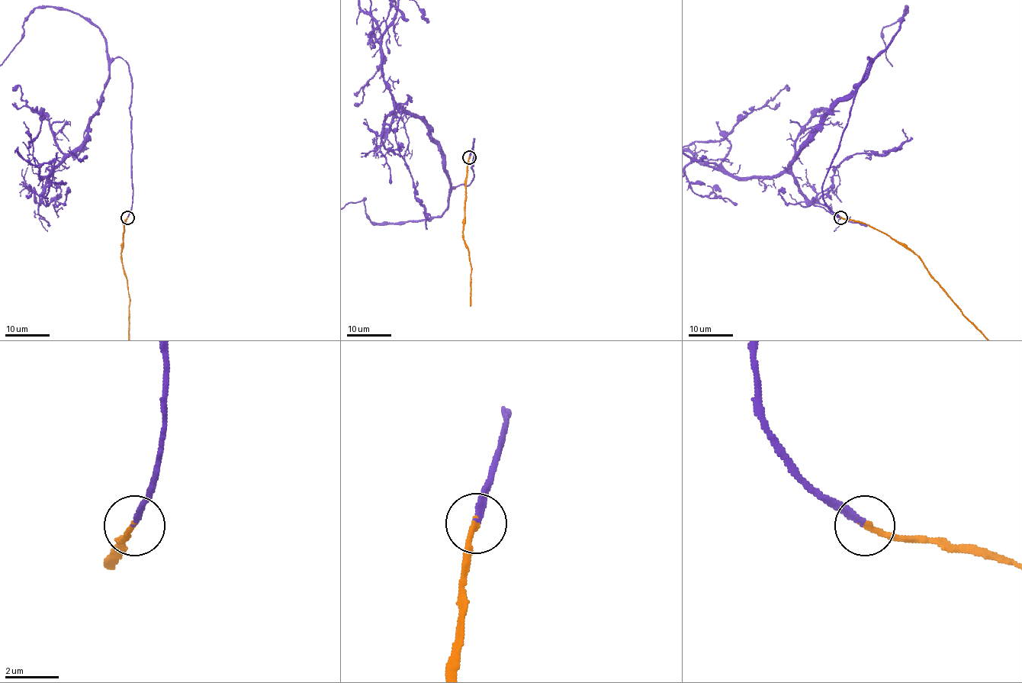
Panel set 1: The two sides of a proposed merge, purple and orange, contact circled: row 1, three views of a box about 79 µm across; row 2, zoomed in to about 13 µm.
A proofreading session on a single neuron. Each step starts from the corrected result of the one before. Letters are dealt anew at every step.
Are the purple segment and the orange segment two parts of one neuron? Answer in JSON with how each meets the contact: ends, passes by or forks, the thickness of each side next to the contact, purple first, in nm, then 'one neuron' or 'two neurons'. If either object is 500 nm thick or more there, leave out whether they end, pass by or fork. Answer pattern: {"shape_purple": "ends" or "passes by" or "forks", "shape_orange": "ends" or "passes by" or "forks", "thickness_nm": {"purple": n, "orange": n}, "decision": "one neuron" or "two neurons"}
{"shape_purple": "ends", "shape_orange": "ends", "thickness_nm": {"purple": 200, "orange": 220}, "decision": "one neuron"}

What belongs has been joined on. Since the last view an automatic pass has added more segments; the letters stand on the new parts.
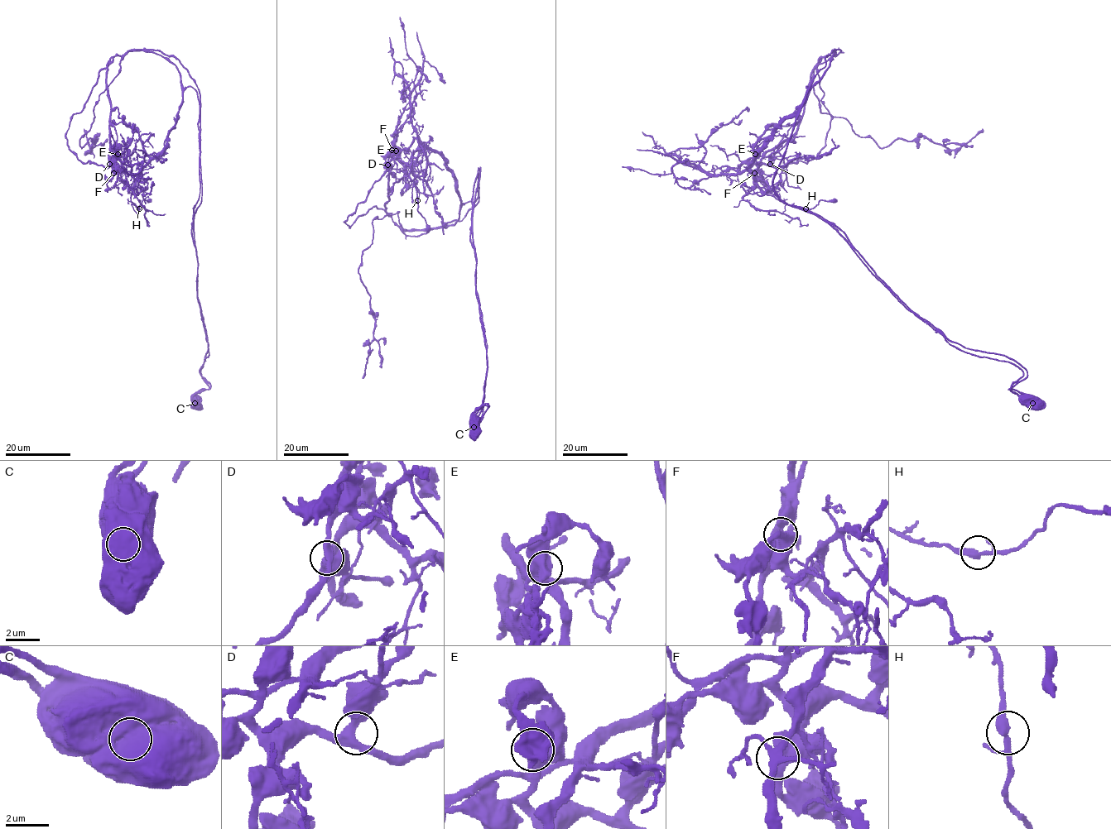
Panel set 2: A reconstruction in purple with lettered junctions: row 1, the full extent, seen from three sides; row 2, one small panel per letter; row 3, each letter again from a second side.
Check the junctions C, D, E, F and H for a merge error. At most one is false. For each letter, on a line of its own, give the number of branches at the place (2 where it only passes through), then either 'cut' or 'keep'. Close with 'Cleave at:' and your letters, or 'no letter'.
C: 2 | cut
D: 3 | keep
E: 2 | keep
F: 2 | keep
H: 3 | keep
Cleave at: C

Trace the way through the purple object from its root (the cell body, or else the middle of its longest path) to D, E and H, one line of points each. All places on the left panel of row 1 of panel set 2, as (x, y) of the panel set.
D: (194, 399), (209, 388), (196, 91), (183, 91), (168, 142), (132, 188), (109, 164)
E: (194, 399), (209, 388), (196, 91), (183, 91), (168, 142), (132, 188), (117, 154)
H: (194, 399), (209, 386), (190, 86), (136, 183), (139, 208)

